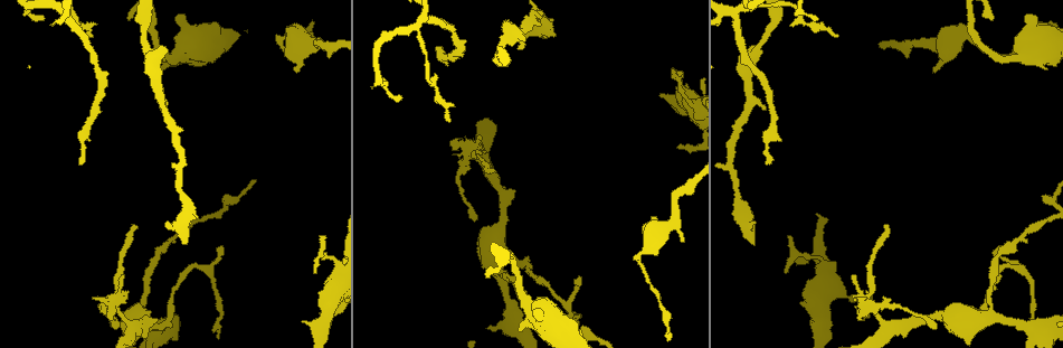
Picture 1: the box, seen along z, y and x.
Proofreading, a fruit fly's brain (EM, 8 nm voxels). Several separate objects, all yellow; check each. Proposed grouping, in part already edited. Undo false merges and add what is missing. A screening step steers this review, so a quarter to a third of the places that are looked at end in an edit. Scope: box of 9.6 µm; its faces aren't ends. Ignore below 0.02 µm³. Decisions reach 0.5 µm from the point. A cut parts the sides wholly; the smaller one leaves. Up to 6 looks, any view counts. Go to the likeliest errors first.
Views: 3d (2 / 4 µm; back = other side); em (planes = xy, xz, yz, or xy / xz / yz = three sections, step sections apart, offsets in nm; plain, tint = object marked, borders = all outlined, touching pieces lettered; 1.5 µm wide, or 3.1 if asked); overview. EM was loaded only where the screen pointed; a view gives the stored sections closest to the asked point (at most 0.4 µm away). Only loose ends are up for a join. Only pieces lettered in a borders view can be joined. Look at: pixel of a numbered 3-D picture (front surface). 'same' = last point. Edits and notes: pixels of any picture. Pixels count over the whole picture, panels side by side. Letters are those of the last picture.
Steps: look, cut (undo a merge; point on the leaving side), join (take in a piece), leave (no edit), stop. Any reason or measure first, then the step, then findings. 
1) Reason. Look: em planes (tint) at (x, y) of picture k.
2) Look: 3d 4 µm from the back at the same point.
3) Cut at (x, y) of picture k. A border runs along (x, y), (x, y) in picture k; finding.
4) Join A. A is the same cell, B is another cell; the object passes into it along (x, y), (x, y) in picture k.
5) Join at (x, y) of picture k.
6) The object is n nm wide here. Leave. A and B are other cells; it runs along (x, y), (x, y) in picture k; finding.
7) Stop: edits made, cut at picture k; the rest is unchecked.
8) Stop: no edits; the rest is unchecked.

Sharp bend. Look: em yz step 4 (tint) at (865, 301) of picture 1.

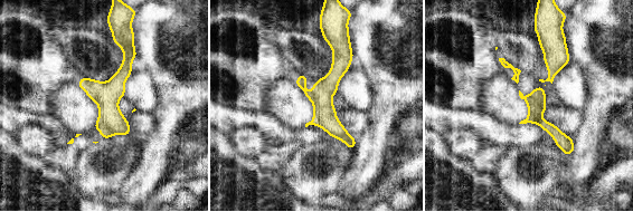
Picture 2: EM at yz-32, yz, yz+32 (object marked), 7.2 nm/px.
What lies round it. Look: em yz step 4 (borders) at the same point.

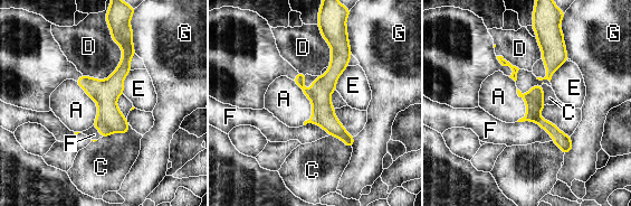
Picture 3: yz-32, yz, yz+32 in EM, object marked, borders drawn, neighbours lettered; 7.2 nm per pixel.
Leave. A, C, D, E, F and G are other cells; a border runs along (290, 80), (311, 102), (304, 124) in picture 3; continuous, no second neuron.

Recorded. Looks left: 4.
Looks like a crossing. Look: em yz step 8 (tint) at (67, 12) of picture 1.

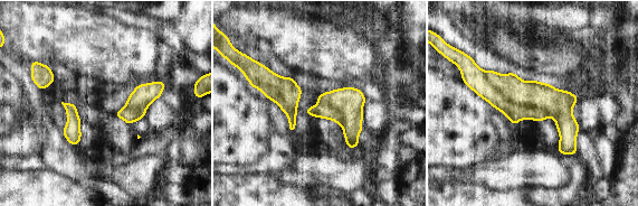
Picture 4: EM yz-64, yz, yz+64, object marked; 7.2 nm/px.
Cut it another way. Look: em xy step 8 (borders) at the same point.

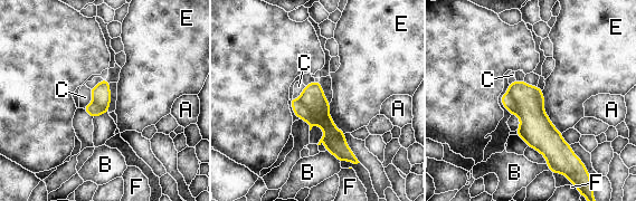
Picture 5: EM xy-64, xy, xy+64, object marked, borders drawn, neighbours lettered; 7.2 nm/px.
The object is 140 nm wide here. Cut at (300, 111) of picture 5. A, B, C, E and F are other cells; a border runs along (298, 99), (311, 113), (307, 121) in picture 5; two neurons meet here.

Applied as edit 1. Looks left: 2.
Stop: edits made, cut at picture 5; the rest is unchecked.

